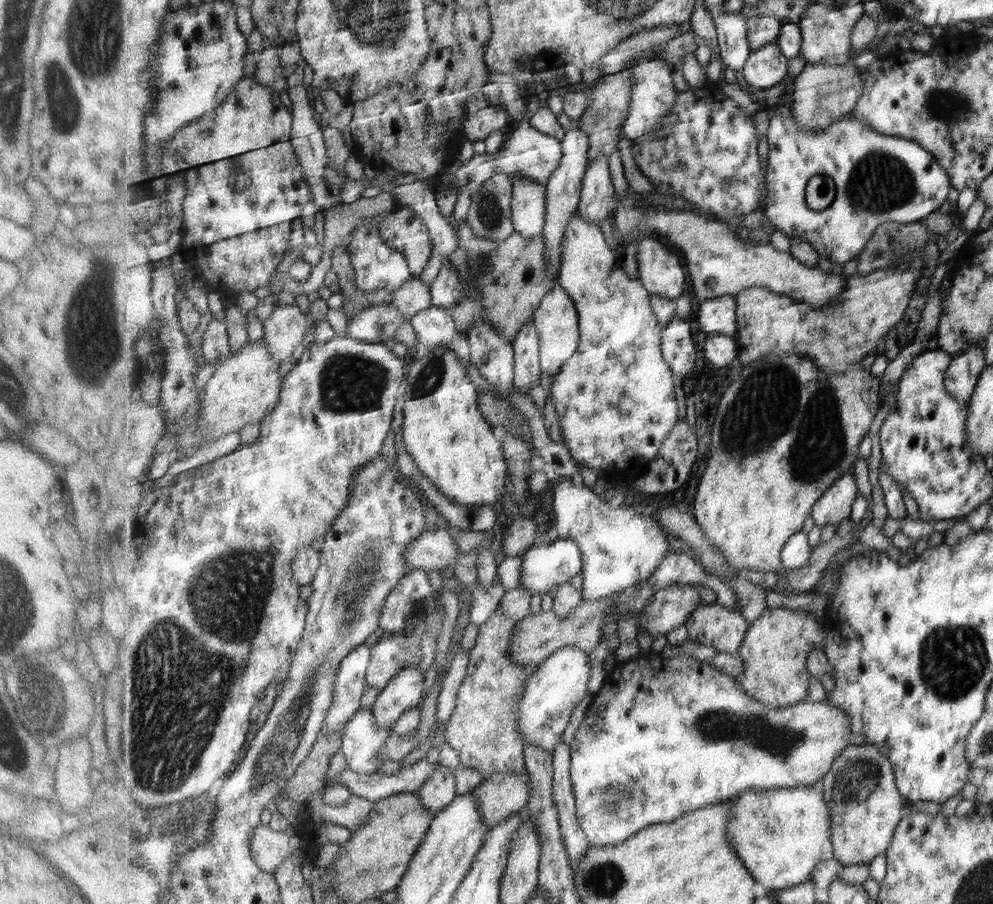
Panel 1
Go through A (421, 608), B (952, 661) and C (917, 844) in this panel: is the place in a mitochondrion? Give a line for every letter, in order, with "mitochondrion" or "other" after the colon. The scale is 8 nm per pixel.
A: mitochondrion
B: mitochondrion
C: other

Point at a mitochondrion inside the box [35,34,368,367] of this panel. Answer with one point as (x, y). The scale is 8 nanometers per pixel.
(64, 109)

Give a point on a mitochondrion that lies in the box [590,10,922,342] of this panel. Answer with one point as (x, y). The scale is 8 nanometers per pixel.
(876, 181)

